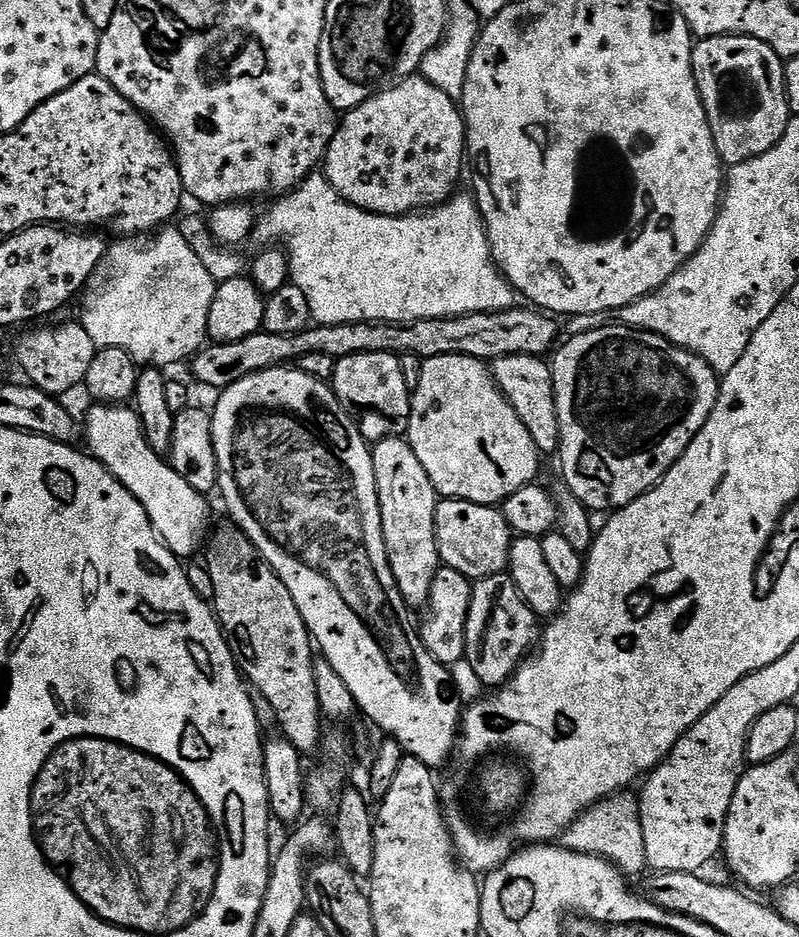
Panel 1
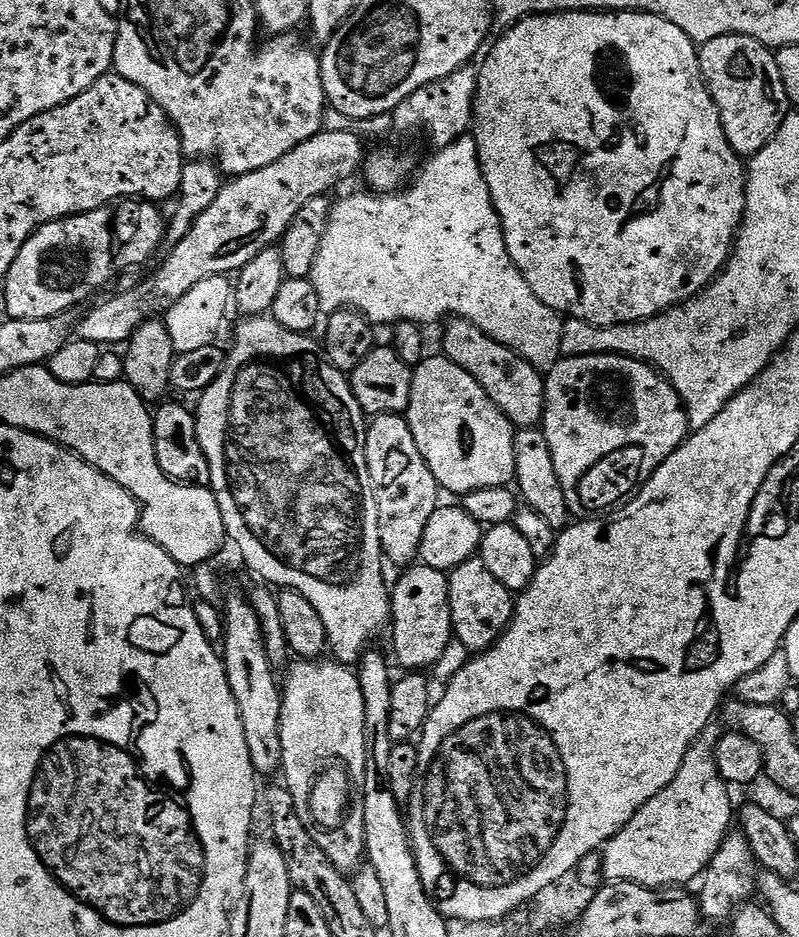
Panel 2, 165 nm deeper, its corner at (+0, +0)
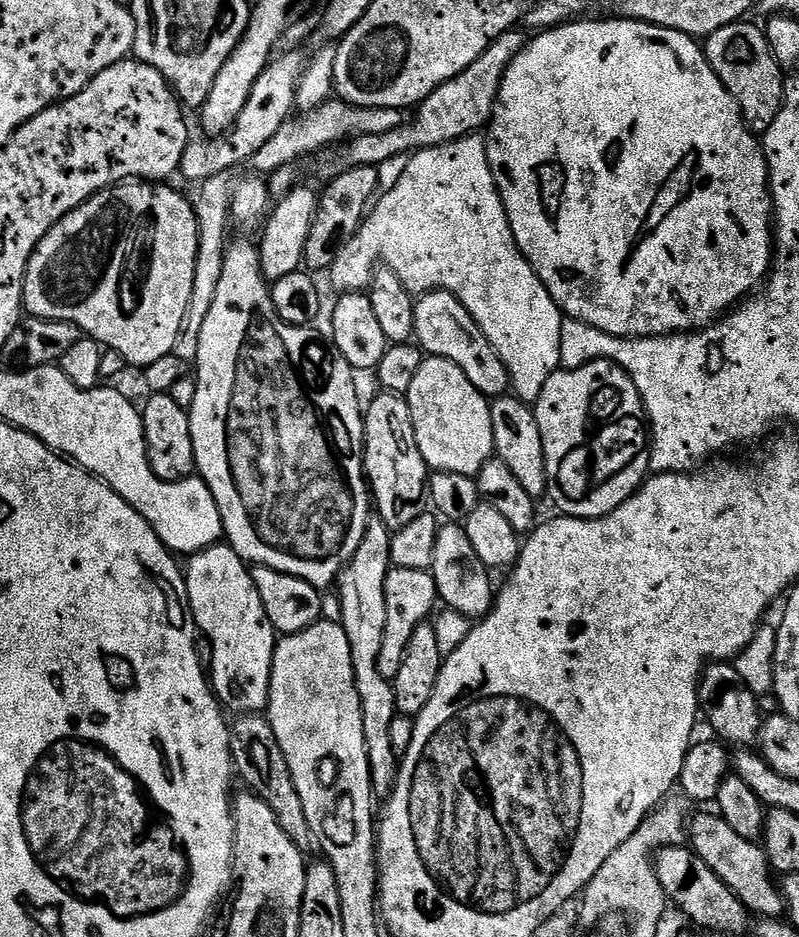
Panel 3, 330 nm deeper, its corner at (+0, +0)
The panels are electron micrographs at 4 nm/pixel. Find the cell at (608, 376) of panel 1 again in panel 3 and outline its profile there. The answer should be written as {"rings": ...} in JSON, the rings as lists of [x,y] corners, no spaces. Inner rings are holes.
{"rings":[[[595,360],[586,366],[578,366],[577,368],[561,367],[554,374],[550,374],[550,378],[546,378],[546,386],[542,386],[542,394],[536,399],[534,411],[538,422],[538,430],[542,434],[542,450],[546,458],[546,478],[548,479],[546,496],[547,499],[552,499],[560,507],[559,511],[563,515],[582,518],[583,520],[597,520],[599,516],[610,514],[615,508],[622,506],[622,502],[630,499],[649,475],[650,425],[648,414],[644,410],[644,403],[632,379],[612,361]]]}

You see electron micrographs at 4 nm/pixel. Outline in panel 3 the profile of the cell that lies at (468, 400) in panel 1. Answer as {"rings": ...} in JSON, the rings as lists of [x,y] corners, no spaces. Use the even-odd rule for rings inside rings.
{"rings":[[[437,356],[424,359],[422,366],[418,366],[418,374],[414,374],[414,382],[410,382],[406,399],[418,450],[422,450],[429,469],[474,478],[484,463],[493,459],[496,447],[489,397],[483,396],[454,362]]]}

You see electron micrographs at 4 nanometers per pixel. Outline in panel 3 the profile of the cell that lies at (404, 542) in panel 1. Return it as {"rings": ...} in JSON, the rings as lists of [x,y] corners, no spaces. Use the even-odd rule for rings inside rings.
{"rings":[[[381,391],[372,401],[367,401],[364,412],[364,475],[374,501],[374,512],[390,530],[410,526],[414,518],[418,518],[428,491],[430,469],[422,458],[422,450],[418,450],[418,442],[414,434],[414,422],[410,418],[410,406],[403,395]]]}

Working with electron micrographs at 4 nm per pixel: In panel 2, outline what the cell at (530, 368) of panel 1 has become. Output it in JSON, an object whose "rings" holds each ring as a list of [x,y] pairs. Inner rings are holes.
{"rings":[[[452,318],[444,326],[442,355],[469,372],[517,429],[537,427],[544,418],[545,377],[540,371],[523,360],[517,352],[510,351],[482,330],[478,330],[478,326],[474,326],[469,320]]]}

